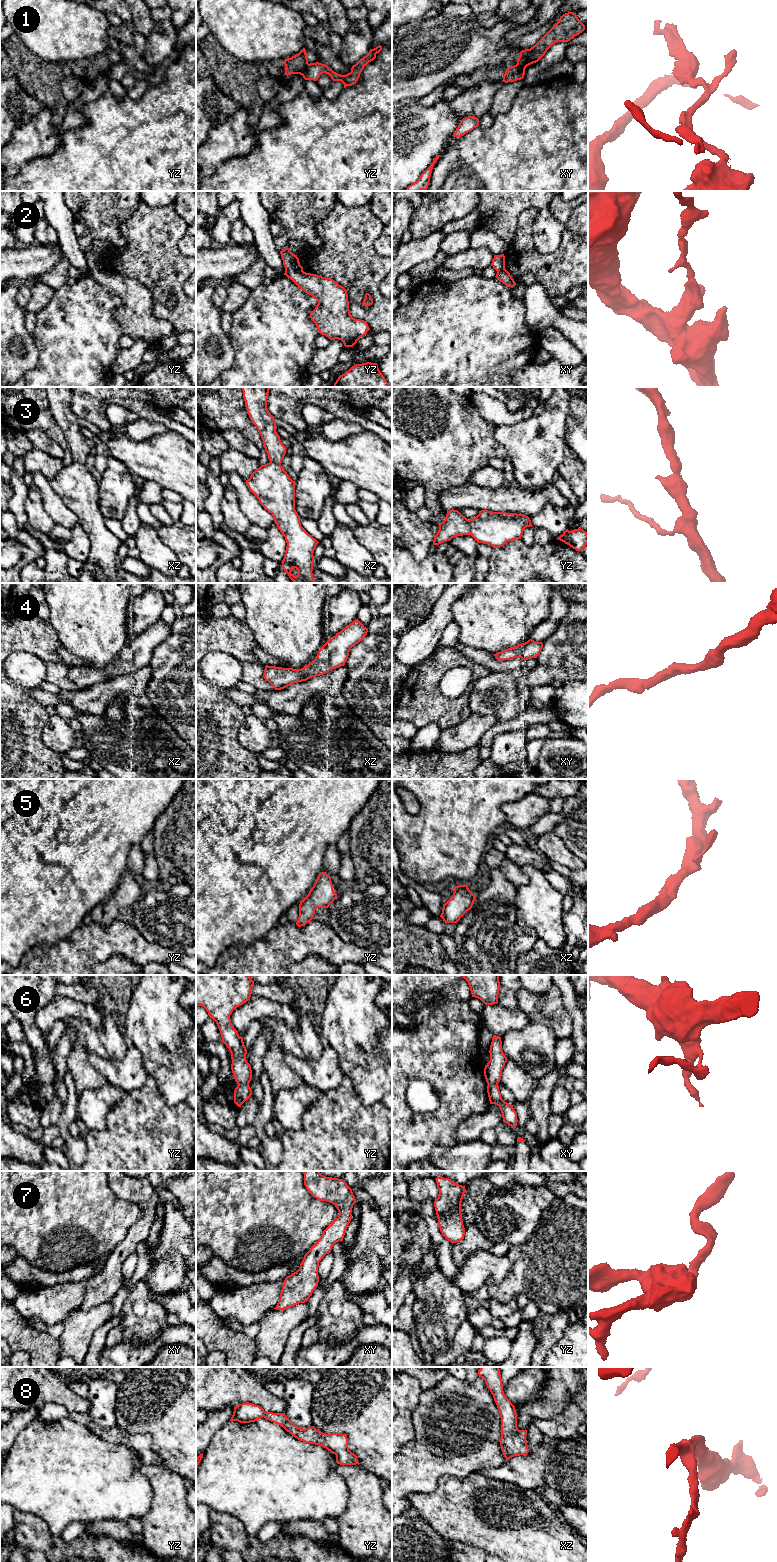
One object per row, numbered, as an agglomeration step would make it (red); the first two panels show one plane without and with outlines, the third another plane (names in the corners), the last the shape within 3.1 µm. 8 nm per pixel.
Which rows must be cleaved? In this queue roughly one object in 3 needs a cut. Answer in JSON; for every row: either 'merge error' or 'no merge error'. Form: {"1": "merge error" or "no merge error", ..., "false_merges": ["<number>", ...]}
{"1": "merge error", "2": "merge error", "3": "no merge error", "4": "no merge error", "5": "no merge error", "6": "merge error", "7": "no merge error", "8": "no merge error", "false_merges": ["1", "2", "6"]}

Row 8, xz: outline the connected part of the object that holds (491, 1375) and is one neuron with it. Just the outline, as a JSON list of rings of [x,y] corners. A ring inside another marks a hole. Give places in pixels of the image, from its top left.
[[[481,1367],[478,1375],[485,1380],[499,1410],[500,1446],[504,1457],[508,1460],[517,1455],[527,1455],[529,1452],[526,1441],[527,1430],[519,1430],[517,1427],[515,1406],[504,1394],[499,1367]]]

